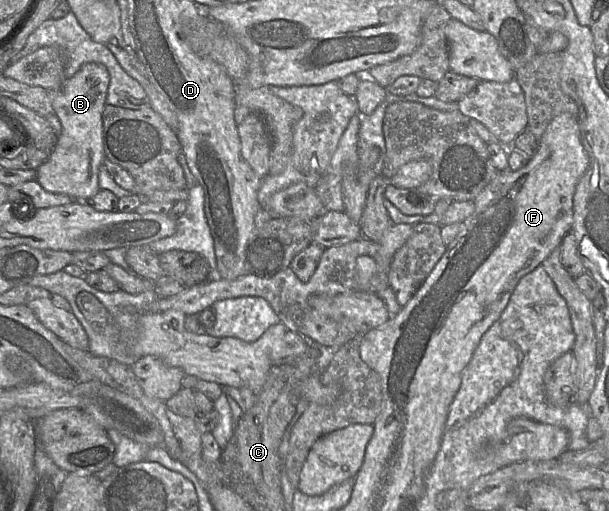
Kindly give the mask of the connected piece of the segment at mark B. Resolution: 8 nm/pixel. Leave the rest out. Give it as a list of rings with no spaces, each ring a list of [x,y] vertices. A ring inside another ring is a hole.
[[[85,63],[58,89],[48,90],[62,131],[48,159],[37,168],[38,183],[48,192],[66,194],[85,201],[99,191],[98,173],[105,160],[102,113],[110,82],[107,68],[100,63]]]

